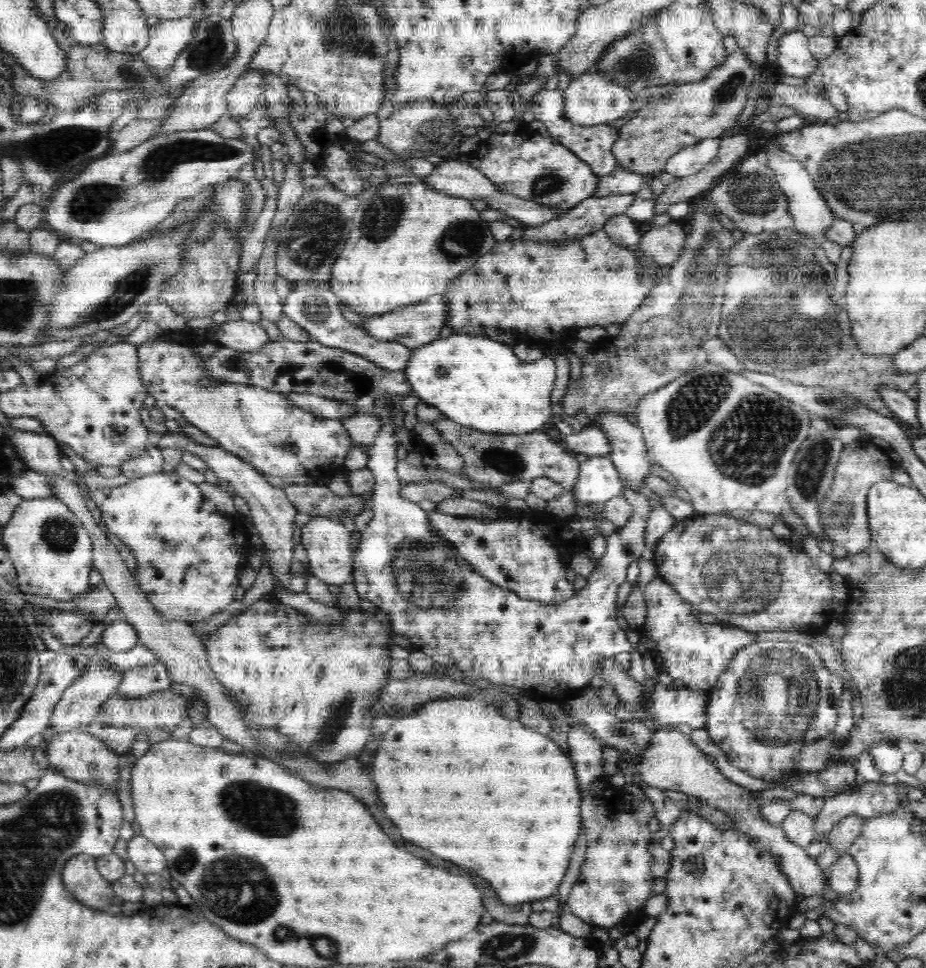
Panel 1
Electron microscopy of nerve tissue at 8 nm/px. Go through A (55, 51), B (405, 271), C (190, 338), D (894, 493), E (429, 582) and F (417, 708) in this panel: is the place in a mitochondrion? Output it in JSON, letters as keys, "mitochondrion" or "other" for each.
{"A":"other","B":"other","C":"other","D":"other","E":"mitochondrion","F":"other"}

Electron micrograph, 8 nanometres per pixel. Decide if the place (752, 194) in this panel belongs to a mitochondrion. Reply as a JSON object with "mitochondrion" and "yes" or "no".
{"mitochondrion":"yes"}

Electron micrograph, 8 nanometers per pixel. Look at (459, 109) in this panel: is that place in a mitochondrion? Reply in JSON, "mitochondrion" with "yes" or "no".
{"mitochondrion":"yes"}

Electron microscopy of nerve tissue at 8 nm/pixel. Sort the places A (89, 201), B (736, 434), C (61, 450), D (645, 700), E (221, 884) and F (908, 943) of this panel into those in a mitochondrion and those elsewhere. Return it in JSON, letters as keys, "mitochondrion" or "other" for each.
{"A":"mitochondrion","B":"mitochondrion","C":"other","D":"other","E":"mitochondrion","F":"other"}

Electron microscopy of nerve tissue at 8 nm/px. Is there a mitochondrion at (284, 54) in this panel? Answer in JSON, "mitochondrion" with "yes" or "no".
{"mitochondrion":"no"}

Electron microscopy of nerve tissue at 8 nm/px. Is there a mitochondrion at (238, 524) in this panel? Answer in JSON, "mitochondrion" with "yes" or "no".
{"mitochondrion":"no"}

